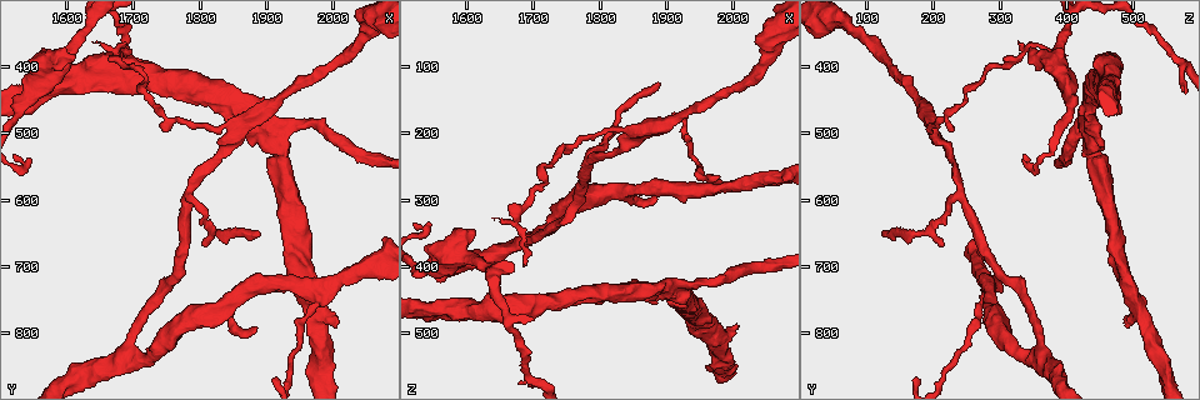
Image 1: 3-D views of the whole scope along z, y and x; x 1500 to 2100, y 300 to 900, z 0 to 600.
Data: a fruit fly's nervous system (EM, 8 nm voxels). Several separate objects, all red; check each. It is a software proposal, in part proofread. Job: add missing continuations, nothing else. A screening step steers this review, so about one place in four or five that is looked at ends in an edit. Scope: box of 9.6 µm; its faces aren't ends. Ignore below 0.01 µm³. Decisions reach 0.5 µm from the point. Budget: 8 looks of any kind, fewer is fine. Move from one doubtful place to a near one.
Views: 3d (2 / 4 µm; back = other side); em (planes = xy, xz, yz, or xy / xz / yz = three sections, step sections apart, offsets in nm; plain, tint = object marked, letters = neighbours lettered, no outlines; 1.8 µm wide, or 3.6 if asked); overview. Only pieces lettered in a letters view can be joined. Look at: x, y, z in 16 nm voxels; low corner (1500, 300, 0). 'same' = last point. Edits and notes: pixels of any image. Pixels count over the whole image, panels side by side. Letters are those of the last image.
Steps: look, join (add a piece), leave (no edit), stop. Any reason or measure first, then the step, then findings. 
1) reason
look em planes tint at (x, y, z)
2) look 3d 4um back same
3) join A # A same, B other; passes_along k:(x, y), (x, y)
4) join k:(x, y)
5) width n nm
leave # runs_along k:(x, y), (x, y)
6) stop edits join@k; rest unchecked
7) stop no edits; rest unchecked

three arms meet
look em planes plain at (1780, 595, 240)

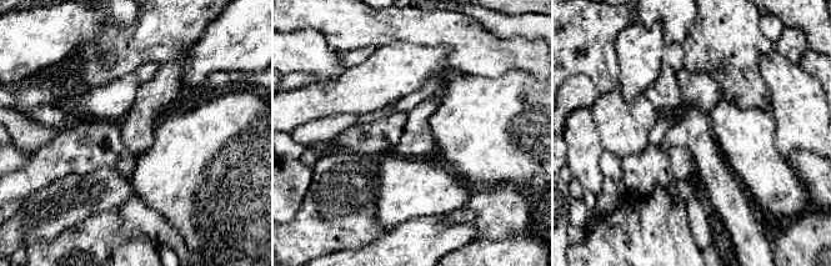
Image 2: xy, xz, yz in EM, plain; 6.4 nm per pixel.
look em planes letters same

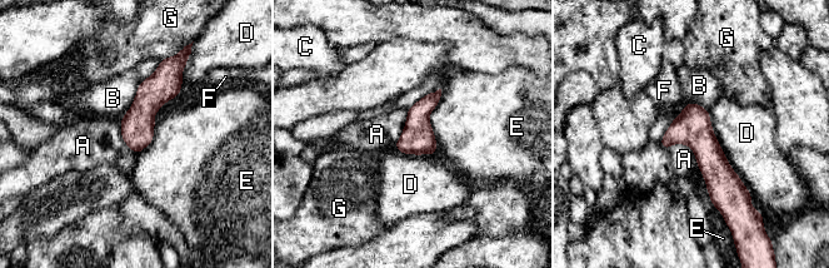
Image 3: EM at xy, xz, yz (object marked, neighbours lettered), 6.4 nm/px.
leave # A other, B other, C other, D other, E other, F other, G other; runs_along 3:(690, 105), (719, 203); none of them fits

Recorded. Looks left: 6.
branch point
look em planes letters at (1590, 390, 385)

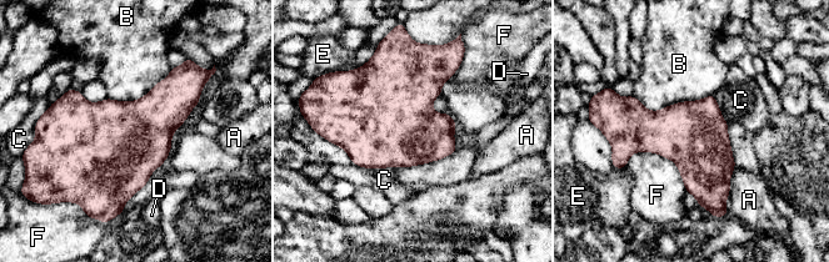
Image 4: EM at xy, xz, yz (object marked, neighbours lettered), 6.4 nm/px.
leave # A other, B other, C other, D other, E other, F other; border 4:(629, 156), (668, 157), (687, 191); none of them fits

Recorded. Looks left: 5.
an open end
look em xz step 8 tint at (2005, 790, 490)

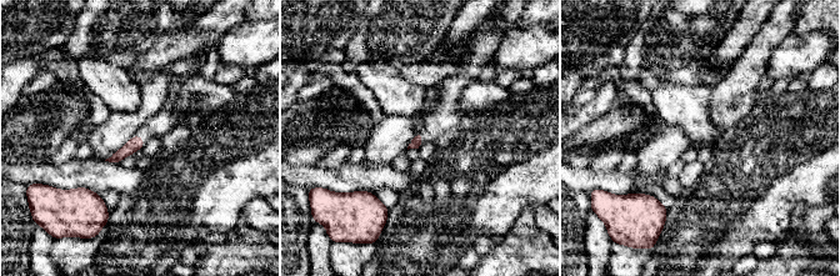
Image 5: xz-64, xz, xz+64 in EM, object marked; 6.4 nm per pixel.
look em xz step 8 letters same

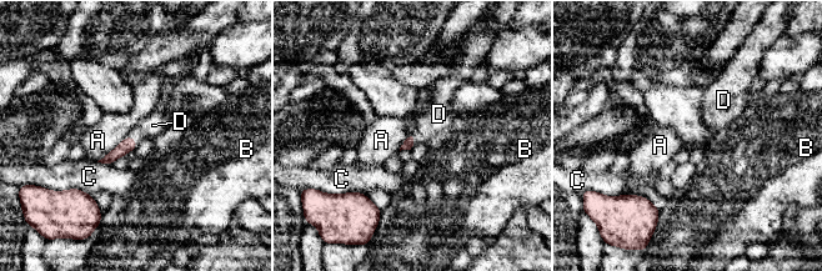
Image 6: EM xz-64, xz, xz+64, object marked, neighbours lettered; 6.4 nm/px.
join D # A other, B other, C other, D same; it goes on there

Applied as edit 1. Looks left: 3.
stop edits join@6; rest unchecked

